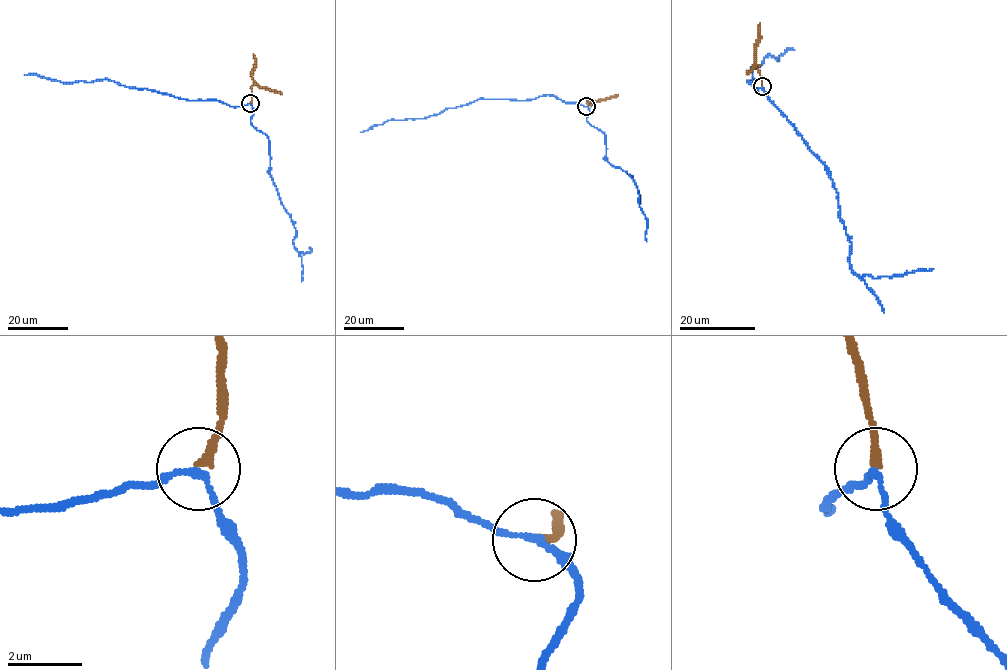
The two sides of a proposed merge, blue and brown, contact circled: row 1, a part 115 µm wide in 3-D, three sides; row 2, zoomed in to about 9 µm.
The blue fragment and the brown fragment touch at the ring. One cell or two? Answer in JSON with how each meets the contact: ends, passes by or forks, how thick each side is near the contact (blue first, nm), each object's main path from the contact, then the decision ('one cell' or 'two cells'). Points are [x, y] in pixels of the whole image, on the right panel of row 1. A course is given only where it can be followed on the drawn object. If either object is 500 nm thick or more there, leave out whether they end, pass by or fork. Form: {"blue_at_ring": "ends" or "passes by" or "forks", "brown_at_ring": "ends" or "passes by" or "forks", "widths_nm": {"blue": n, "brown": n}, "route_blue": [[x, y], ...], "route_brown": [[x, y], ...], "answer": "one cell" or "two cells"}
{"blue_at_ring": "passes by", "brown_at_ring": "ends", "widths_nm": {"blue": 160, "brown": 240}, "route_blue": [[762, 86], [826, 167], [851, 245], [850, 268], [858, 276], [875, 278], [933, 268]], "route_brown": [[762, 85], [755, 61], [747, 74]], "answer": "one cell"}

